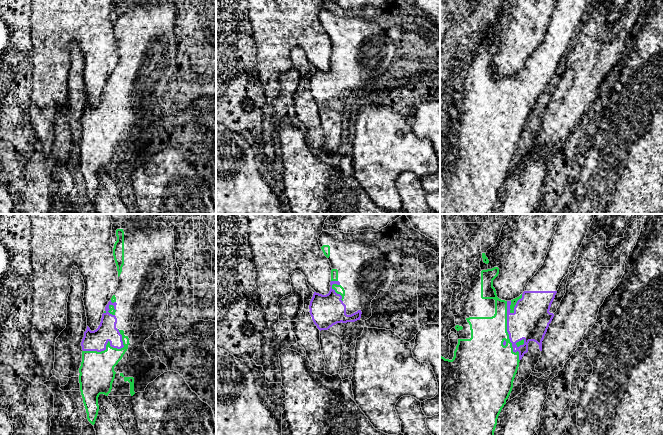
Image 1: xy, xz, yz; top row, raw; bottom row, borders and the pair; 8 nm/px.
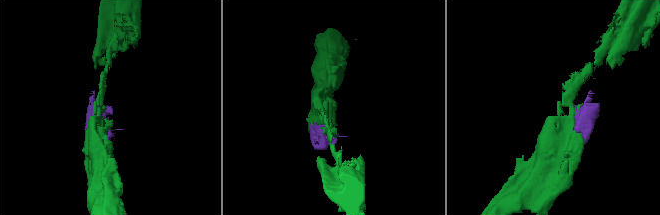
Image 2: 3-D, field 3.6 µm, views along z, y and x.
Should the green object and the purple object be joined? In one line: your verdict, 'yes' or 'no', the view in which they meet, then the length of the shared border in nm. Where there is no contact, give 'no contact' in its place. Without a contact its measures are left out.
yes | xy | 340 nm

